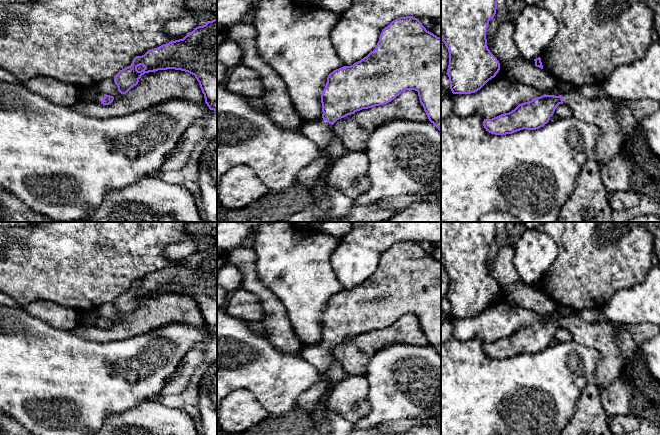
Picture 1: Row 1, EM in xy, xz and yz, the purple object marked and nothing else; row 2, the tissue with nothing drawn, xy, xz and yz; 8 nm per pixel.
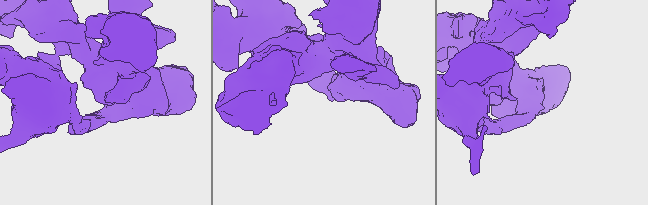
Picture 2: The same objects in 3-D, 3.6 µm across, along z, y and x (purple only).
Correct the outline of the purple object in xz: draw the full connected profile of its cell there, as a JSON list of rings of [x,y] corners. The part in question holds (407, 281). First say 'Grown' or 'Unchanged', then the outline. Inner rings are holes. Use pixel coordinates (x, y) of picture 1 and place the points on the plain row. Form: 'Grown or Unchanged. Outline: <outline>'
Grown. Outline: [[[413,240],[392,245],[382,254],[375,273],[366,281],[328,299],[321,319],[322,342],[303,347],[301,353],[317,370],[319,381],[299,395],[298,407],[305,413],[310,413],[331,390],[327,369],[333,359],[331,351],[337,344],[362,333],[387,328],[406,314],[418,316],[429,345],[441,356],[441,261],[427,255]]]

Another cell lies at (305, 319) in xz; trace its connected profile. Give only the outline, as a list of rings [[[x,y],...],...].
[[[290,222],[261,224],[254,229],[250,237],[253,239],[253,250],[257,253],[257,277],[285,305],[291,325],[299,339],[308,346],[318,345],[323,338],[321,319],[326,310],[327,301],[334,294],[344,290],[330,263],[330,256],[338,247],[339,238],[297,228]]]

